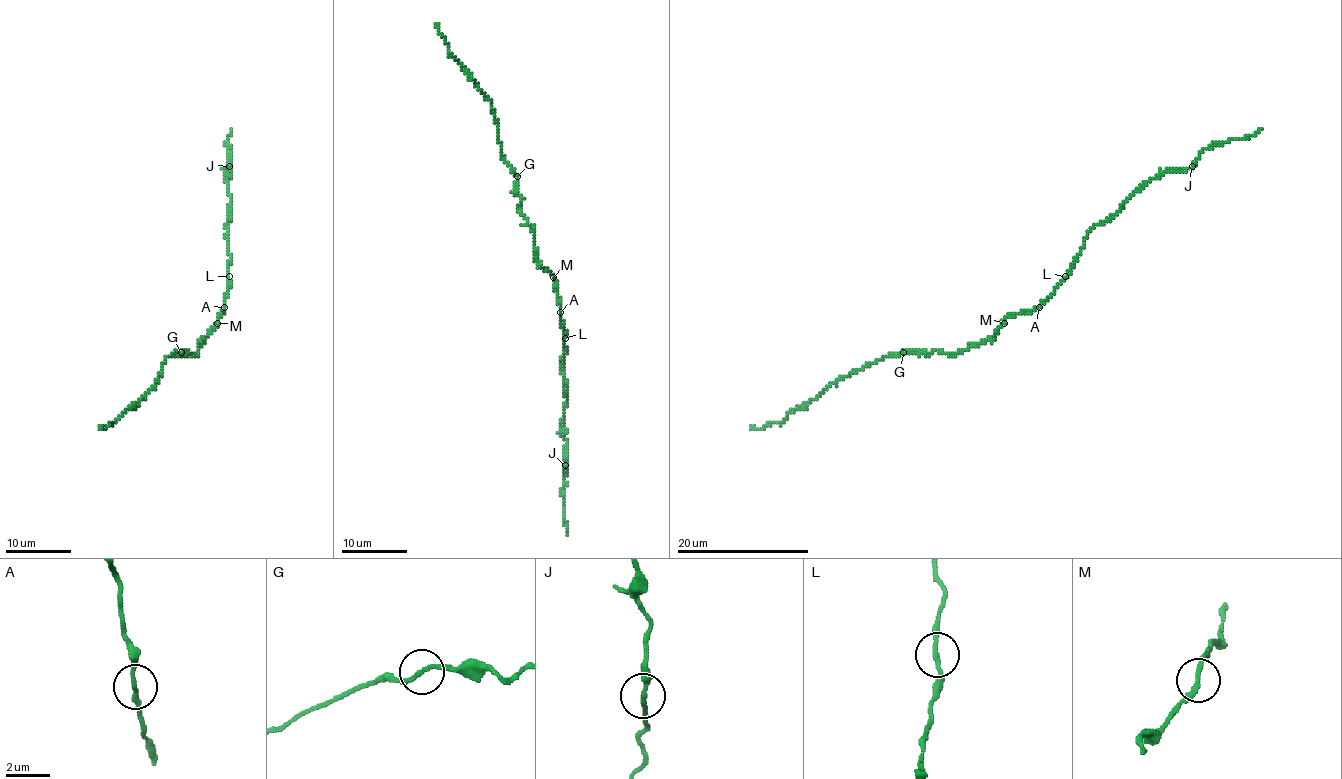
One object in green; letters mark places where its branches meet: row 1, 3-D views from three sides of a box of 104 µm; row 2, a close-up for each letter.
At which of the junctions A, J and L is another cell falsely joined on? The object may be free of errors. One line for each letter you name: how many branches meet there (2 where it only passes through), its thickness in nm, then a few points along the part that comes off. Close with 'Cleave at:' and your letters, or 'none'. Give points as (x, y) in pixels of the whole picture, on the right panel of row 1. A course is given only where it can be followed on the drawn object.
A: Branches: 2. Thickness 180 nm. Course of the part to remove: (1038, 308), (1009, 314), (992, 337), (964, 351), (890, 354), (831, 384), (780, 423), (750, 428)
Cleave at: A

